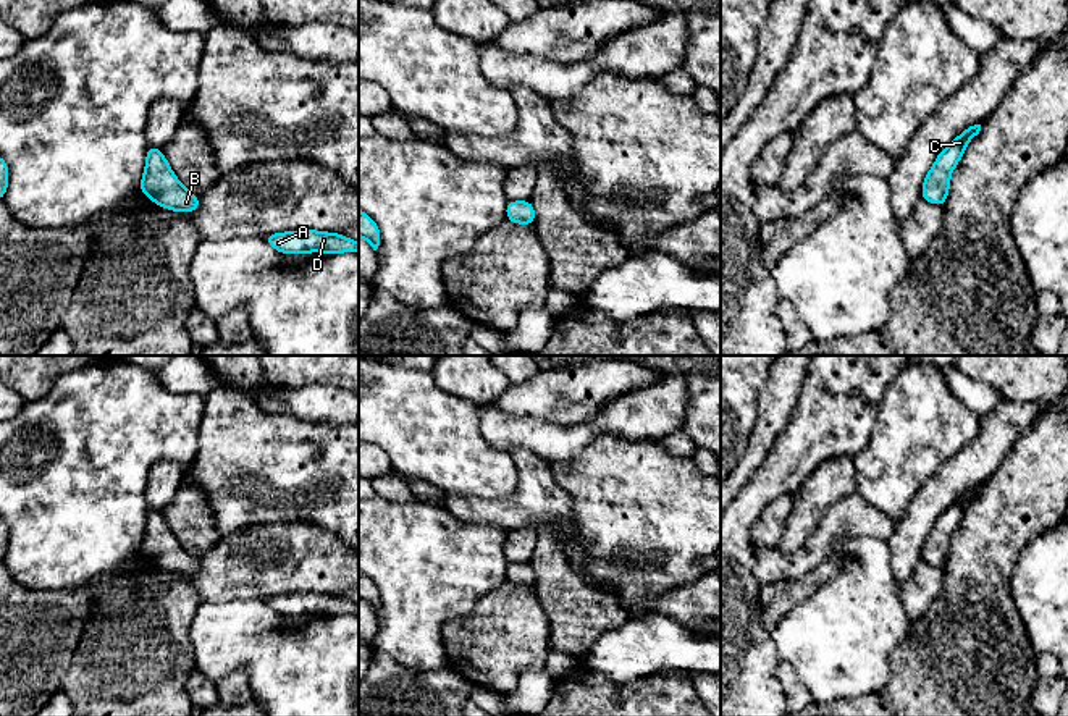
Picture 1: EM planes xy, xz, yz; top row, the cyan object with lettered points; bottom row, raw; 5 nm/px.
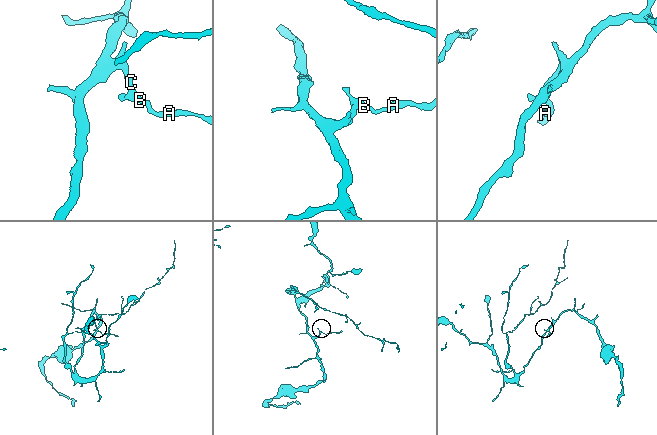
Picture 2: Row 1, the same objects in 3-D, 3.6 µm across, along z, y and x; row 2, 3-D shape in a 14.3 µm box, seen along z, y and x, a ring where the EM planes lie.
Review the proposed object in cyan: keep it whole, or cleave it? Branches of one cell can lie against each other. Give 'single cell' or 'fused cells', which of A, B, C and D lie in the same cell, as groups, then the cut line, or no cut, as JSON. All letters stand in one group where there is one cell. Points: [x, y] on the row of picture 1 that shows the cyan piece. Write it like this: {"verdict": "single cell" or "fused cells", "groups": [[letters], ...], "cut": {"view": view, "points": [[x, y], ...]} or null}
{"verdict": "single cell", "groups": [["A", "B", "C", "D"]], "cut": null}

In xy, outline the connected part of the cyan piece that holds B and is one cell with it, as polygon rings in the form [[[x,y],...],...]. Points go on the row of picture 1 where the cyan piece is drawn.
[[[147,144],[145,173],[139,189],[157,205],[173,212],[194,212],[200,207],[199,197],[178,181],[163,152],[150,144]]]

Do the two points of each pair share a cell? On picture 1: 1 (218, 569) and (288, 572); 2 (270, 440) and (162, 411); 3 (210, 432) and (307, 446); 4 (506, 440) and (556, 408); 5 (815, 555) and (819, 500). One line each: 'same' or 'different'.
1: same
2: different
3: same
4: different
5: different

